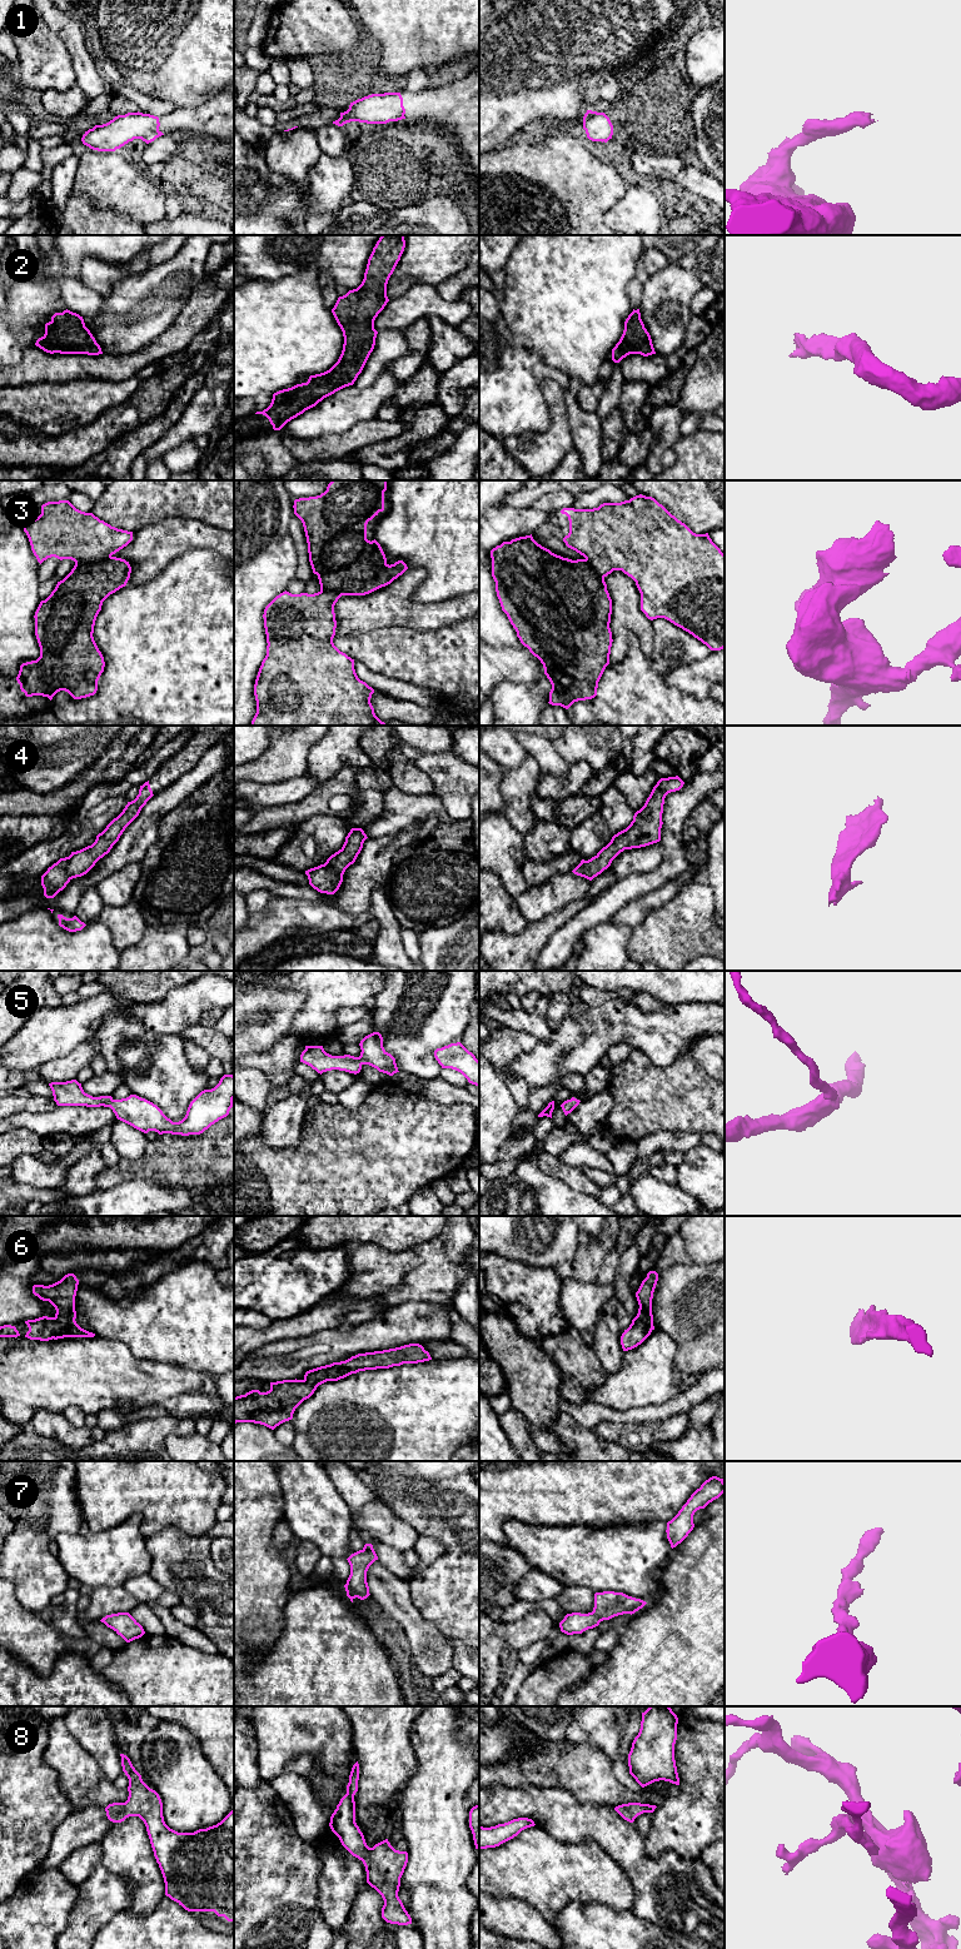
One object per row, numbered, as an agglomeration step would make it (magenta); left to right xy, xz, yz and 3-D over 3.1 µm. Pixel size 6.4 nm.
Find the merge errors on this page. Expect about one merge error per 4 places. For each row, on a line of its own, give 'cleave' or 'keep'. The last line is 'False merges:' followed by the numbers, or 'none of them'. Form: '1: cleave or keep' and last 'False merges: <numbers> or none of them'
1: keep
2: keep
3: cleave
4: keep
5: keep
6: keep
7: keep
8: keep
False merges: 3

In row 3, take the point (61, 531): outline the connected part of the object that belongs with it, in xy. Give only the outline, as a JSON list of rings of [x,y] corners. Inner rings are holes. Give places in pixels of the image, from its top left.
[[[69,500],[43,504],[41,514],[23,524],[23,528],[40,564],[51,557],[71,559],[75,564],[98,562],[111,557],[133,540],[133,532],[111,527],[93,513],[76,509]]]

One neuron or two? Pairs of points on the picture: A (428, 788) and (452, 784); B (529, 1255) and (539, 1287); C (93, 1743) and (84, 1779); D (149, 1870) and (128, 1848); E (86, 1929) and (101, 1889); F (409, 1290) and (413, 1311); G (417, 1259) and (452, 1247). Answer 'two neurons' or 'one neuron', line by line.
A: two neurons
B: two neurons
C: two neurons
D: one neuron
E: one neuron
F: two neurons
G: two neurons

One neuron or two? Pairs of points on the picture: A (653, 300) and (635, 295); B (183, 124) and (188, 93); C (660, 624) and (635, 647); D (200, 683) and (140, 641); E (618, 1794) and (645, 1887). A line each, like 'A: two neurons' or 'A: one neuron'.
A: two neurons
B: two neurons
C: two neurons
D: one neuron
E: two neurons

